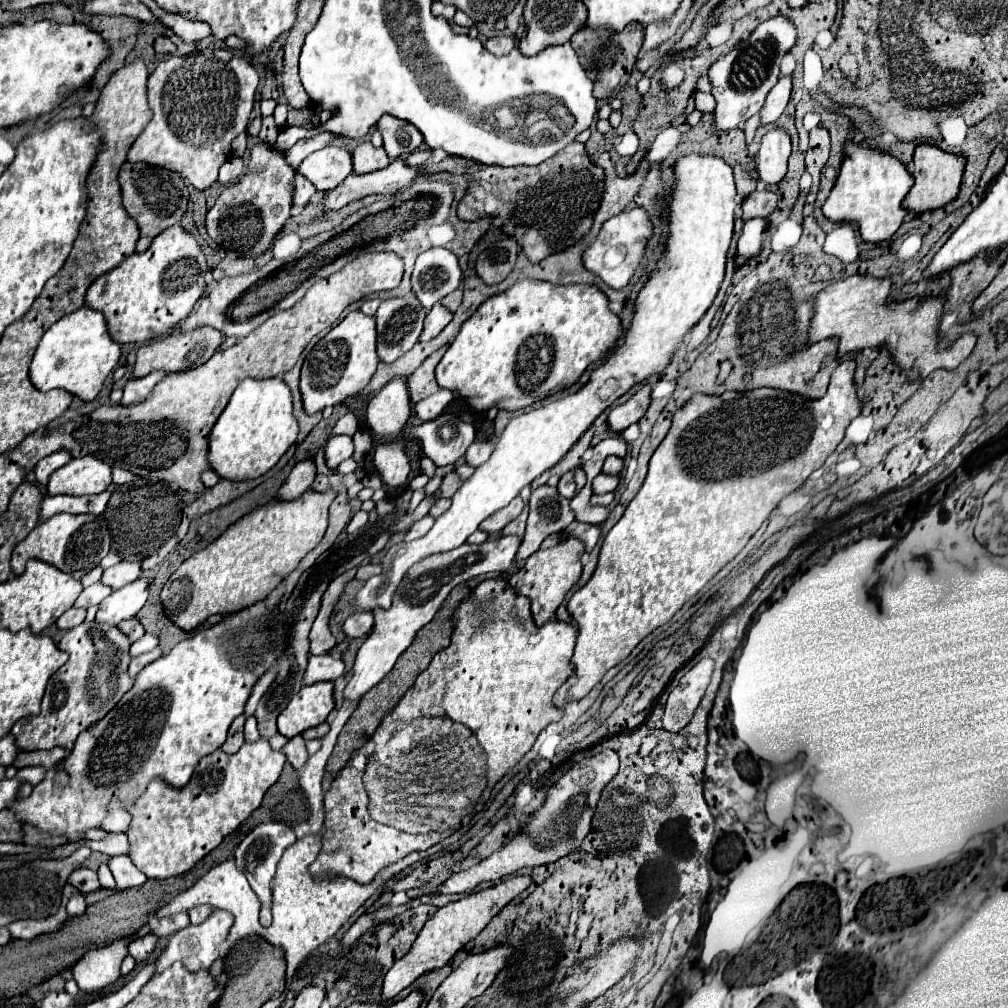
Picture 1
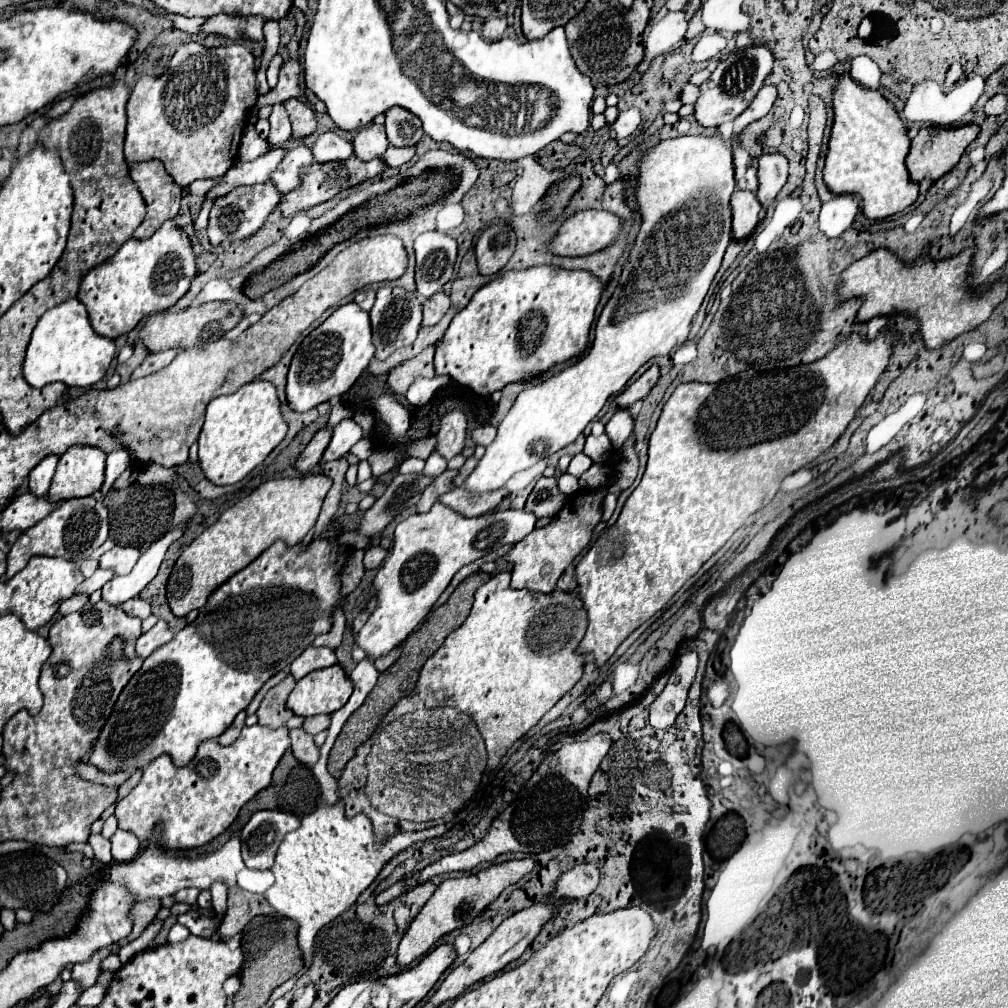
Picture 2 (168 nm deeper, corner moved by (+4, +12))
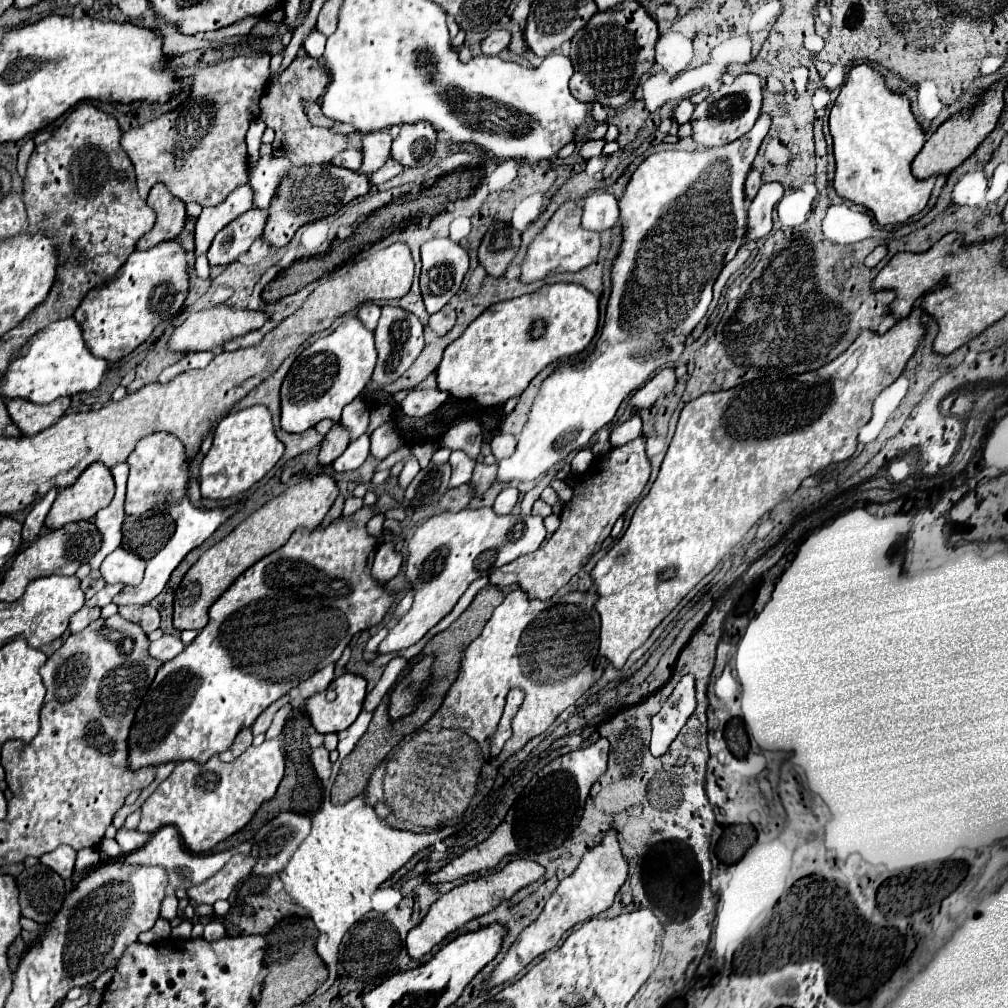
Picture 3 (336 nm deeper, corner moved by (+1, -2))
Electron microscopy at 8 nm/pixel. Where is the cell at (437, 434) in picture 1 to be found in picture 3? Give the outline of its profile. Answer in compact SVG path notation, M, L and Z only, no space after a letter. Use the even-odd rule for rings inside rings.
M453 450L451 458L451 468L453 468L453 476L449 482L449 488L457 488L461 484L467 484L473 476L473 468L475 468L475 460L469 458L463 450Z

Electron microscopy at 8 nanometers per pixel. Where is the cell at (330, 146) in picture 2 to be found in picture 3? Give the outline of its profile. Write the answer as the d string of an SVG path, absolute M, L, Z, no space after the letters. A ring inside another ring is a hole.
M343 150L343 152L339 152L339 154L333 158L333 164L357 172L359 166L361 166L361 158L363 158L363 156L361 156L359 150Z

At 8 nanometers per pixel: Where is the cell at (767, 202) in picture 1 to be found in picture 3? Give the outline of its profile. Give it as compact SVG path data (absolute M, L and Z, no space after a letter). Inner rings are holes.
M751 170L749 176L747 176L747 180L745 180L745 198L747 198L747 200L753 200L755 194L759 192L761 184L763 184L761 174L759 174L757 170Z

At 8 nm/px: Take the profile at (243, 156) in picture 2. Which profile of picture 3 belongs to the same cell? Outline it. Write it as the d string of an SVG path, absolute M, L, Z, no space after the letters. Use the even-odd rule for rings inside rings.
M261 156L255 170L251 170L249 184L253 188L253 206L267 210L271 204L271 198L275 196L275 190L279 186L279 180L283 180L283 174L287 174L287 168L291 162L285 158L275 156Z

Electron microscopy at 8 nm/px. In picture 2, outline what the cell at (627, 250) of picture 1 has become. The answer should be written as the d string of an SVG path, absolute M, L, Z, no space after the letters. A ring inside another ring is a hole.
M582 210L560 226L550 250L558 256L590 256L614 244L622 232L622 222L608 210Z

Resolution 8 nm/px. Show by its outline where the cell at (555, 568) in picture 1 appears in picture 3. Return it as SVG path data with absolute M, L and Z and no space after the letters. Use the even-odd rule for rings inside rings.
M637 436L621 448L611 448L607 454L597 456L595 462L583 474L571 474L569 484L573 496L561 510L561 526L549 538L547 544L535 552L515 558L489 576L495 586L517 584L529 598L549 600L559 588L563 588L601 548L601 542L611 534L617 518L637 500L651 474L651 464L645 454L645 436Z

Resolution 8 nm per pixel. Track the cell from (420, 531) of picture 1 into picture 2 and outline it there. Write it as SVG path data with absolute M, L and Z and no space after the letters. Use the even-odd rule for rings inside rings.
M436 502L430 508L430 512L412 514L410 518L400 522L394 532L394 546L374 578L374 590L376 590L376 600L378 600L376 610L370 614L368 622L362 626L362 630L356 636L356 646L366 652L366 660L374 662L386 656L390 650L394 650L426 618L430 608L436 604L440 594L446 590L446 586L450 584L450 580L462 566L472 564L490 552L496 552L504 544L520 542L524 536L528 536L534 530L534 526L536 526L536 516L524 510L496 510L496 514L490 514L488 518L486 516L466 518L454 510L444 508L444 504L440 502ZM480 532L482 532L482 540L476 540ZM422 554L428 554L428 556L422 556Z

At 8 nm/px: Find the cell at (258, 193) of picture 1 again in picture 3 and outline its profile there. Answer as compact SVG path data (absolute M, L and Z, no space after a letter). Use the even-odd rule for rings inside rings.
M253 208L241 214L235 222L227 224L213 240L207 258L211 266L231 264L241 254L245 254L251 244L263 234L263 224L267 222L267 212Z

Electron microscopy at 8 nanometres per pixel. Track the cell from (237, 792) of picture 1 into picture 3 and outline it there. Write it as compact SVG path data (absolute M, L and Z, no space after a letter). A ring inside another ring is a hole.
M273 738L265 740L261 746L249 746L229 764L221 762L219 756L213 756L203 764L191 760L181 762L141 806L141 822L137 830L153 834L171 824L181 832L185 846L191 852L209 852L221 840L239 832L253 818L255 810L275 796L285 770L281 744L281 738Z

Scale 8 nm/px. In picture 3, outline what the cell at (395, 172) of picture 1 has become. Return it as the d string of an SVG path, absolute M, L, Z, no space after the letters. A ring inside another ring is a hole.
M311 164L311 166L291 166L287 176L283 178L283 182L279 184L275 198L271 200L269 206L269 216L267 216L267 224L263 228L263 242L267 242L269 246L285 246L291 242L291 238L295 236L297 228L327 218L329 214L335 214L341 208L341 200L343 204L349 204L351 200L367 194L371 188L369 176L363 176L361 172L353 172L347 168L339 168L339 166L331 166L331 164Z

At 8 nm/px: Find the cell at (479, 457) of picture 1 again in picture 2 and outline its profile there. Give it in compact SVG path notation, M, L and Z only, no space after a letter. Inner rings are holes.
M486 424L486 426L480 426L480 428L472 430L470 436L472 436L472 440L474 440L476 444L488 446L488 444L494 440L494 436L496 436L496 428L490 426L490 424Z

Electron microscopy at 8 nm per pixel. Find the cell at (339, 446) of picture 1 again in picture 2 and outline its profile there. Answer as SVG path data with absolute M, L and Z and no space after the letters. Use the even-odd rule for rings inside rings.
M342 420L332 428L332 440L324 450L322 460L330 462L342 458L360 438L362 438L362 428L354 420Z

